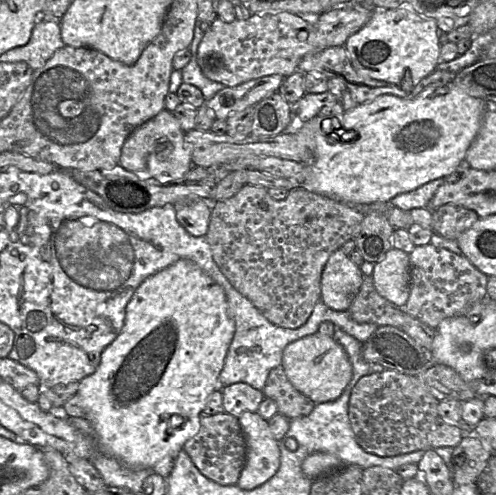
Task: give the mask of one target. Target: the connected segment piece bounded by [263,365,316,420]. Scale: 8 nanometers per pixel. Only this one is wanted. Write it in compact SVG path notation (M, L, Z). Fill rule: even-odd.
M282 365L269 372L263 394L264 397L276 402L279 414L290 420L309 415L316 405L295 389L288 380Z

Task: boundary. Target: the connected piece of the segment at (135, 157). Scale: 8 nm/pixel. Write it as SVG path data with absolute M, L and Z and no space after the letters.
M163 109L158 115L137 127L122 146L119 164L143 178L156 178L162 182L170 182L183 177L193 166L191 145L185 140L185 132L173 112Z

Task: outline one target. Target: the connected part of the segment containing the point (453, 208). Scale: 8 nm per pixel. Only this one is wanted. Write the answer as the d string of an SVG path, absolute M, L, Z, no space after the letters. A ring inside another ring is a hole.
M445 204L432 211L432 231L446 239L456 240L480 217L473 210L454 204Z

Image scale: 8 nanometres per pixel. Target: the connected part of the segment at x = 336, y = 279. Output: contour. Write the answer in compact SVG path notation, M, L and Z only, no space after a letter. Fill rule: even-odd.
M341 248L328 258L321 275L321 299L330 308L345 311L352 304L363 281L360 268Z

